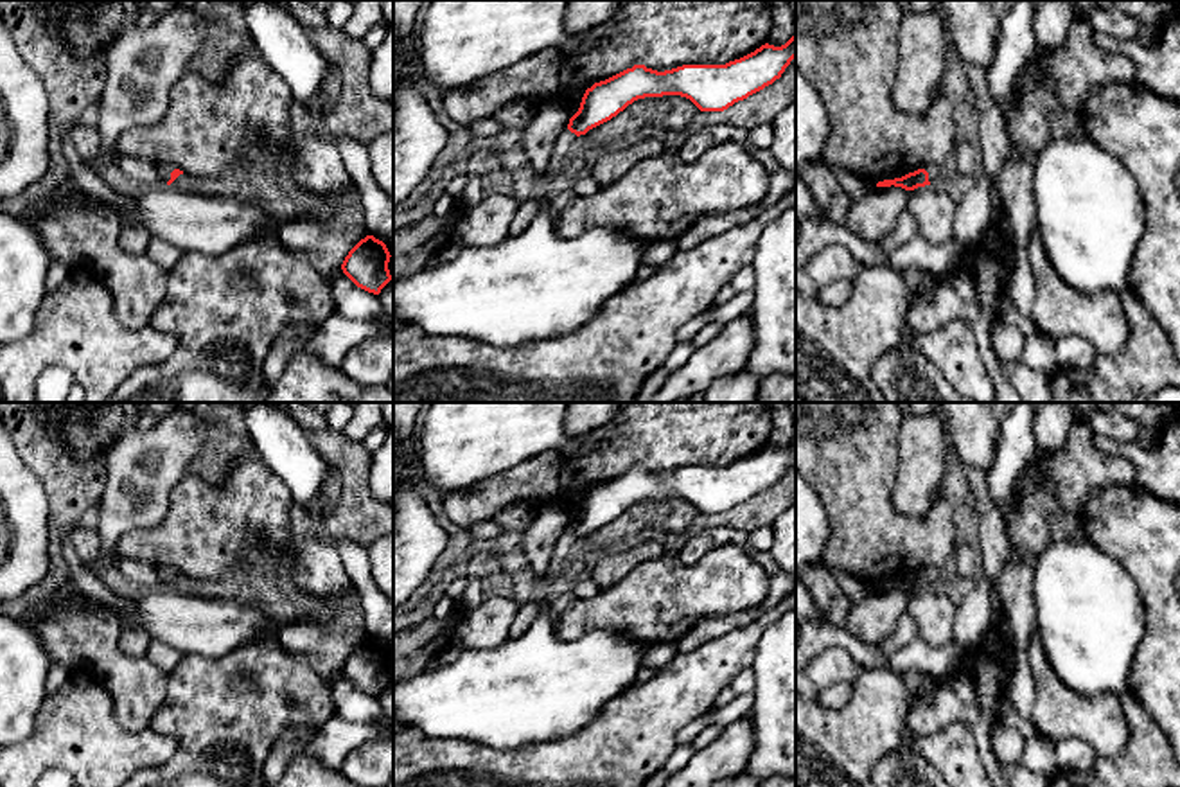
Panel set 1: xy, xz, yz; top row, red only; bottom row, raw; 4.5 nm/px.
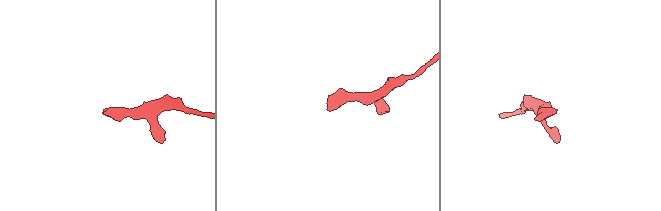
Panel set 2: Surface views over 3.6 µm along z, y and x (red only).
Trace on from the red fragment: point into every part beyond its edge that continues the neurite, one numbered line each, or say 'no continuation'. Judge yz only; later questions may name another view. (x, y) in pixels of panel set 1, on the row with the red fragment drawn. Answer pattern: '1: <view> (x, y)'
1: yz (934, 171)

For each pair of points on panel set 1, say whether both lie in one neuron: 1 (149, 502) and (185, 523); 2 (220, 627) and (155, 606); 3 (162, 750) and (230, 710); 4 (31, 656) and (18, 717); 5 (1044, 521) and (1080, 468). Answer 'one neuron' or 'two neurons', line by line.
1: two neurons
2: one neuron
3: two neurons
4: one neuron
5: two neurons

